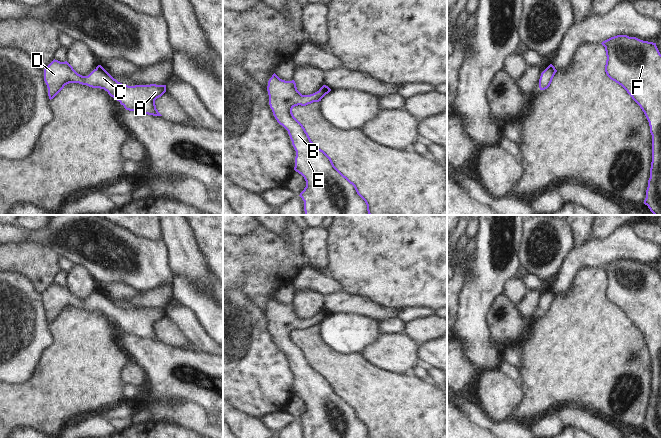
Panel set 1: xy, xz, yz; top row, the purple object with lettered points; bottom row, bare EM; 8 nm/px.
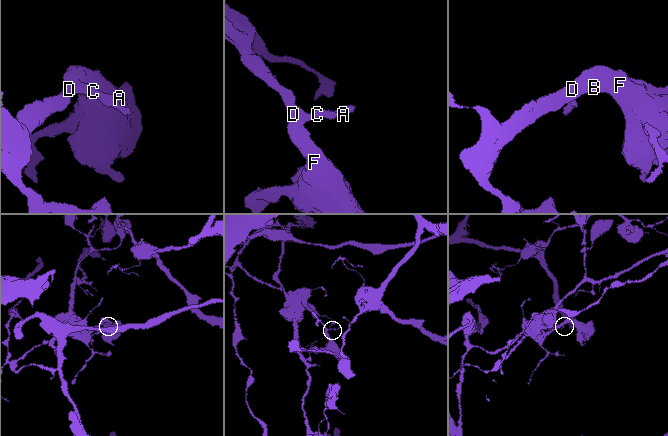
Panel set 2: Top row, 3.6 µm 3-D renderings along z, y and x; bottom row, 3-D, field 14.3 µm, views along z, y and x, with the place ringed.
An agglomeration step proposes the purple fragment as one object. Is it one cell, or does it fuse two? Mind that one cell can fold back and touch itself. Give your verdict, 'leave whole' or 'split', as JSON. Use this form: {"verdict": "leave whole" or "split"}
{"verdict": "leave whole"}

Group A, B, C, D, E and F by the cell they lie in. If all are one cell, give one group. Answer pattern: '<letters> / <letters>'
A B C D E F

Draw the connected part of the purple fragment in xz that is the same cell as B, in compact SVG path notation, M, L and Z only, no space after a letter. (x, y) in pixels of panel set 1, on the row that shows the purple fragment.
M274 73L268 81L267 91L273 115L288 131L296 151L294 170L306 181L306 187L299 195L304 201L305 215L371 215L369 204L356 185L311 141L292 113L295 106L321 101L331 89L323 85L313 94L302 95L294 80L282 80Z

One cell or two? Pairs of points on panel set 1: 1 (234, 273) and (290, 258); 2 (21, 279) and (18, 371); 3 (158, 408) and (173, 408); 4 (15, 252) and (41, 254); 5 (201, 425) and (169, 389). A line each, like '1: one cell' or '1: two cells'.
1: one cell
2: one cell
3: one cell
4: one cell
5: two cells

